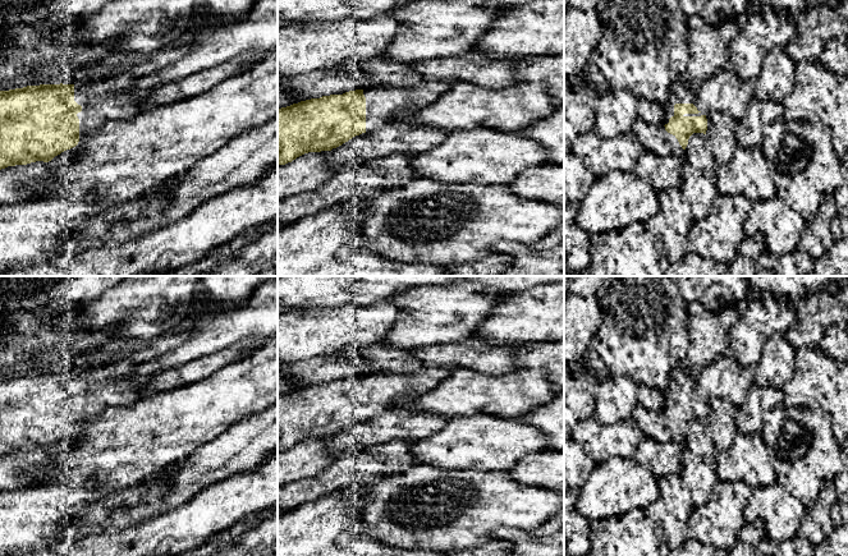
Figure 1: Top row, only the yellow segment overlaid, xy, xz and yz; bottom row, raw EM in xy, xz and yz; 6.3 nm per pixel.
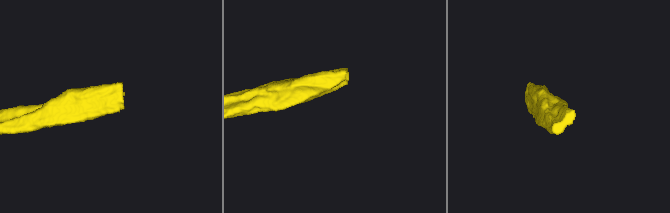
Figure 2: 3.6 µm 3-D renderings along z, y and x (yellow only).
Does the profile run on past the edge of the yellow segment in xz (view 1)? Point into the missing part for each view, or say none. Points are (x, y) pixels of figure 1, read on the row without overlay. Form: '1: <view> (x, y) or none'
1: xz (381, 389)

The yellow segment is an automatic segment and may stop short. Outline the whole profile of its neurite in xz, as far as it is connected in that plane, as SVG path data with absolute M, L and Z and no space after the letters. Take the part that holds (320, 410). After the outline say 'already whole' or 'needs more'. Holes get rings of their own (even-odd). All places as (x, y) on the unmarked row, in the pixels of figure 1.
M454 369L368 373L278 395L278 451L308 438L331 437L356 422L391 410L397 399L428 392Z | needs more

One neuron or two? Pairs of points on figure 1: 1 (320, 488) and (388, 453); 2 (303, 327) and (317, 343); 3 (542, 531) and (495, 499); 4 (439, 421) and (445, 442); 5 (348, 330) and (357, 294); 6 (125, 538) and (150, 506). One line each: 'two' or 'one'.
1: one
2: one
3: two
4: two
5: two
6: two

